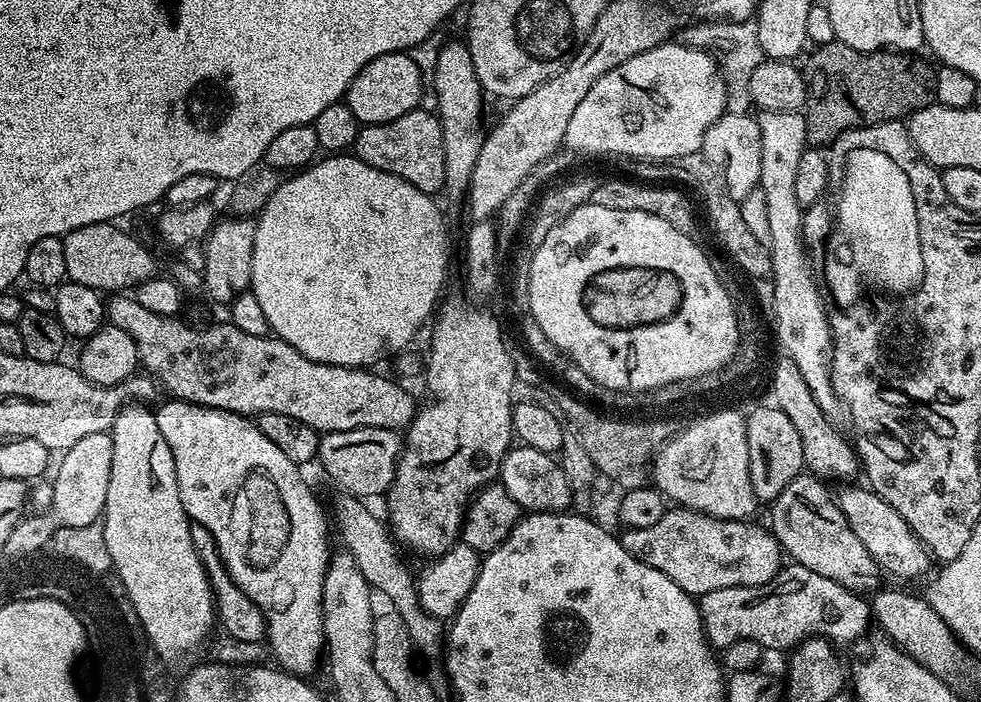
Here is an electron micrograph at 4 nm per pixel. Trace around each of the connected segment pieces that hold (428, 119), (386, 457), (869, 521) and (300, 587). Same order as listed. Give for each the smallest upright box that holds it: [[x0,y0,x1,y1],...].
[[354,106,444,194],[318,428,401,498],[838,486,934,580],[155,398,330,677]]

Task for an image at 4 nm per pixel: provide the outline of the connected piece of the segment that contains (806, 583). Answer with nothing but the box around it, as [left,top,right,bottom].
[699,563,873,650]

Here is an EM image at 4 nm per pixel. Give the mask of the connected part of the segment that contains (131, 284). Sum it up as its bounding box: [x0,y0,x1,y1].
[63,223,157,294]

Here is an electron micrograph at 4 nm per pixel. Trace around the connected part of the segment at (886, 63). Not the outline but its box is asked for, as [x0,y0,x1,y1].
[804,42,936,146]

